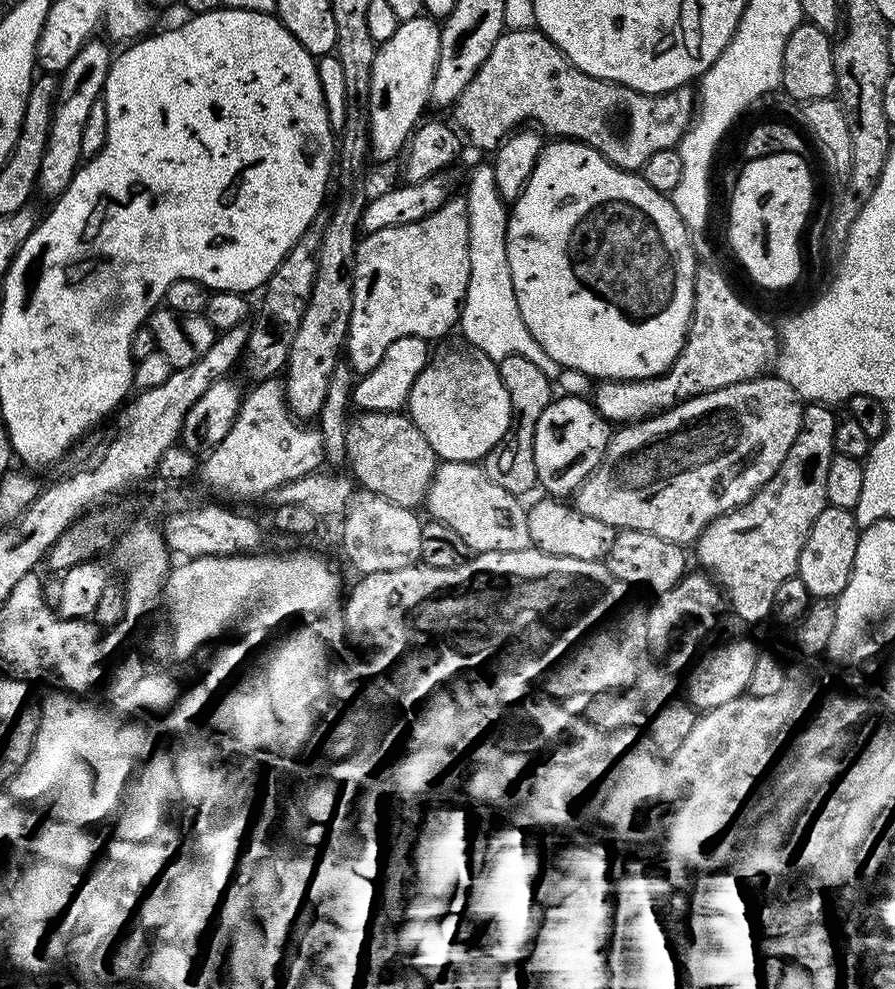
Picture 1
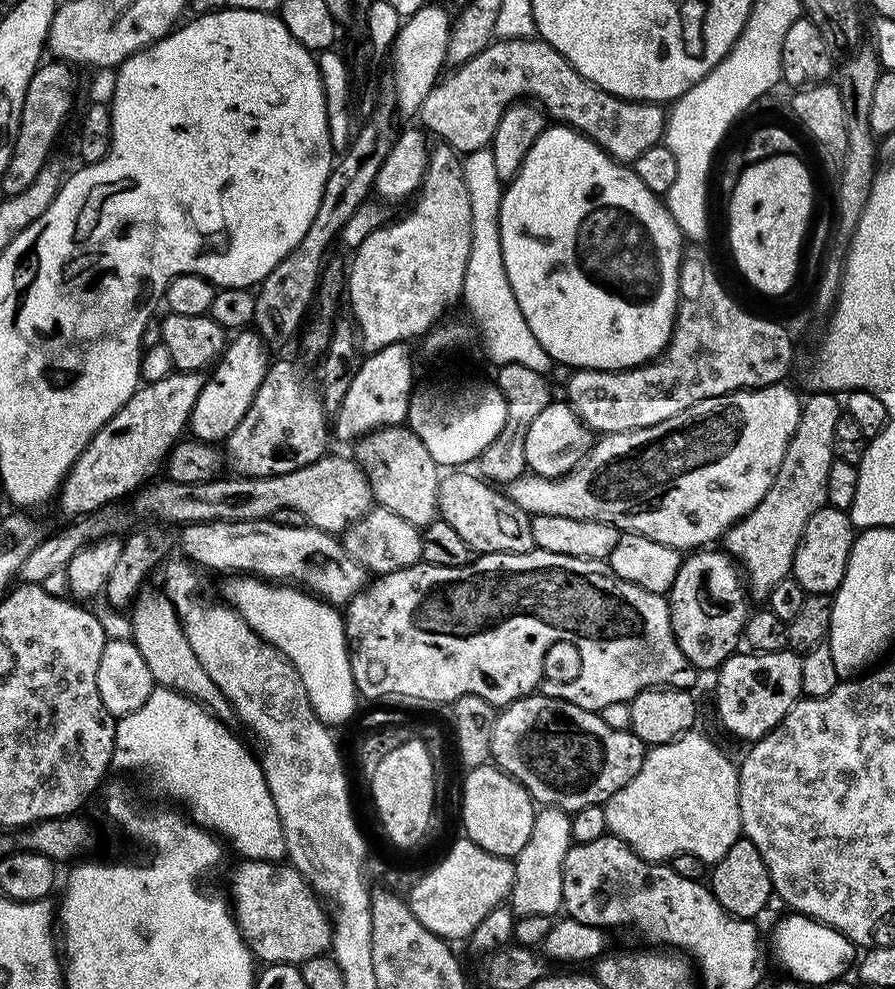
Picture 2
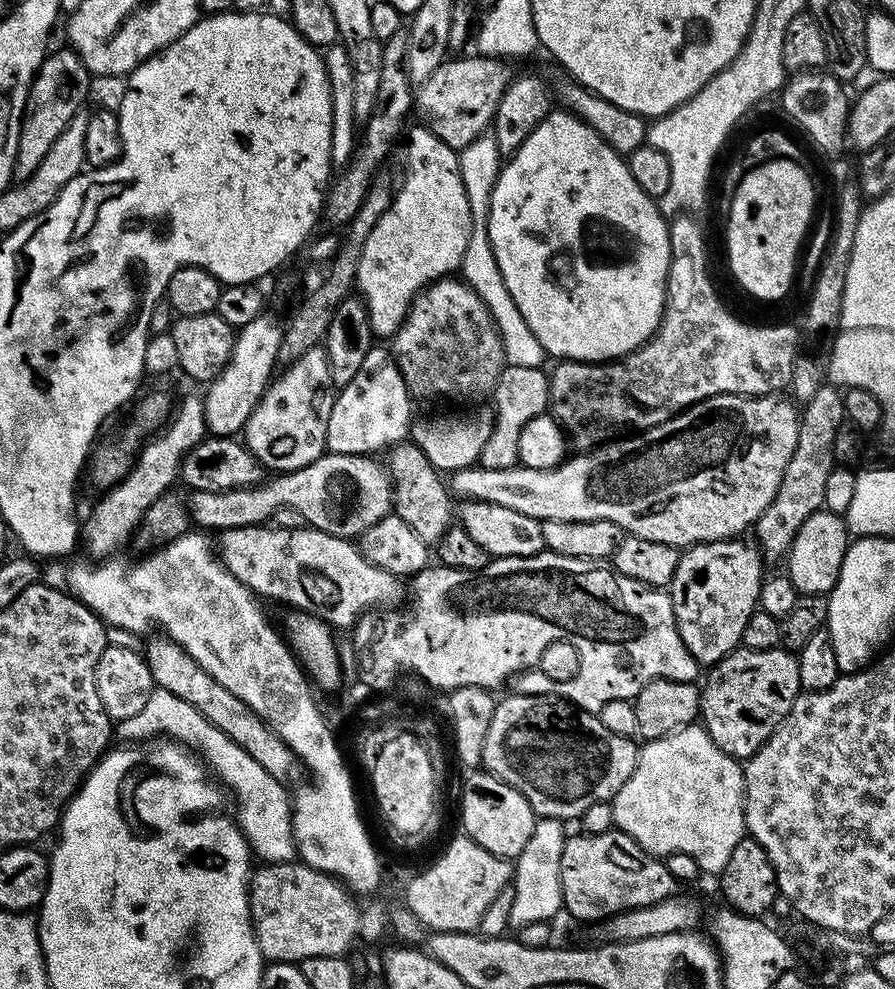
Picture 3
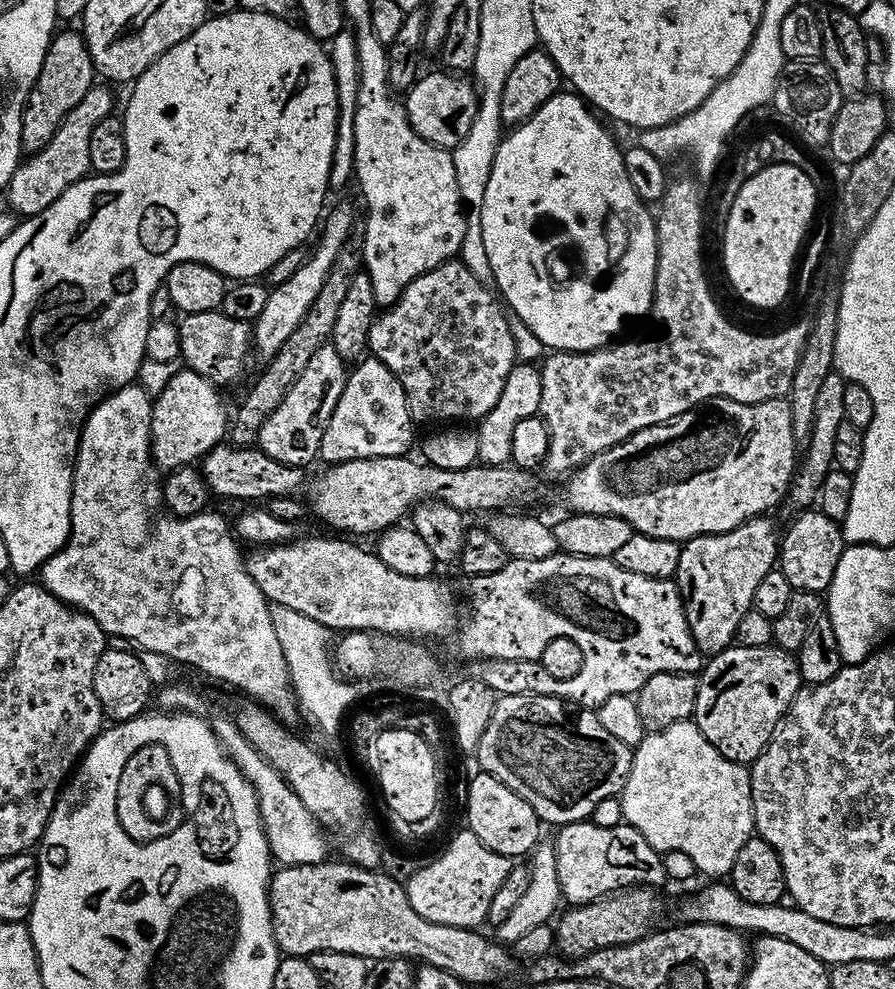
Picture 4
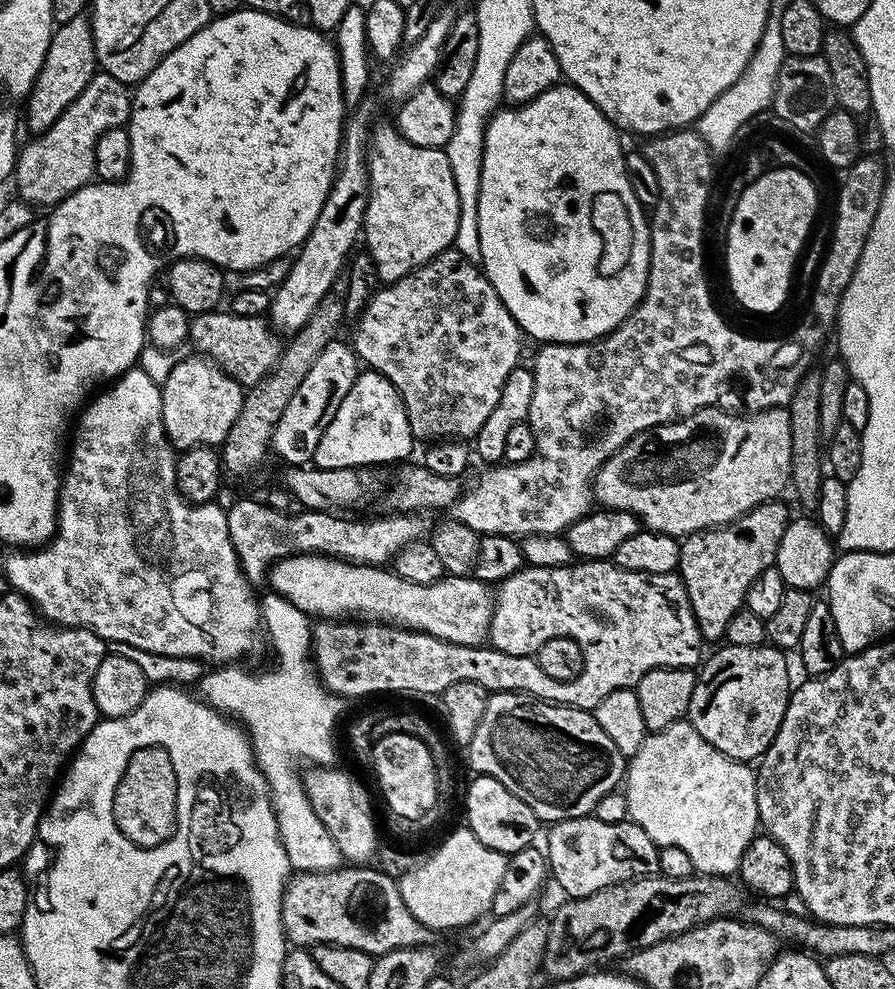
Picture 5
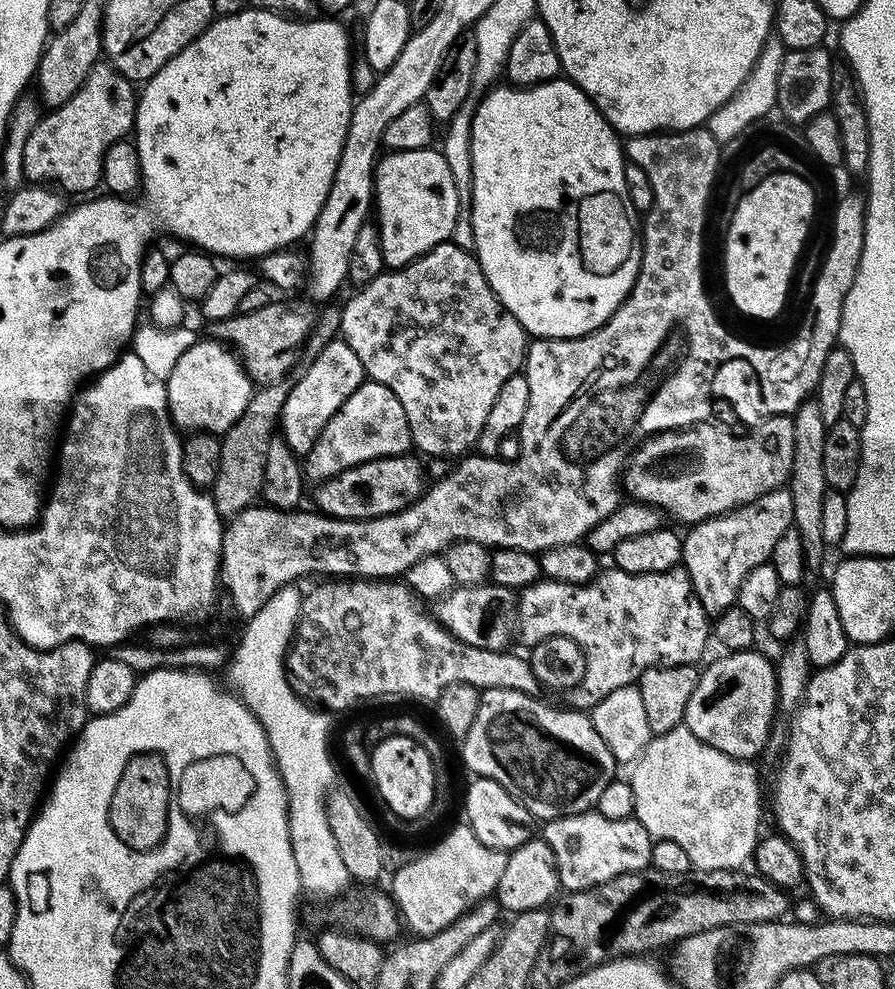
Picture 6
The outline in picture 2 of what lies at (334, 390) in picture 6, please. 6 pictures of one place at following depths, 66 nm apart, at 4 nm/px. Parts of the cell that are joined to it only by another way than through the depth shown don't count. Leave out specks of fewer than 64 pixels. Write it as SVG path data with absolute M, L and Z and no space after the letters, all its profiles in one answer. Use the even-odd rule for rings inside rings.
M280 360L271 365L265 380L258 388L257 396L246 411L245 417L238 423L226 441L226 460L237 468L240 476L277 476L298 470L302 466L314 463L325 455L330 440L330 416L324 411L324 402L319 391L307 388L303 384L304 376L288 360Z

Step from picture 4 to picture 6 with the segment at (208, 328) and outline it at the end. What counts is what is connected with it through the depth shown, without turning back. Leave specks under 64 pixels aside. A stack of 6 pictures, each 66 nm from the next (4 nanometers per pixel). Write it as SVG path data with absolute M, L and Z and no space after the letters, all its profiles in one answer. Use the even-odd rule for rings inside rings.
M270 302L262 306L262 310L240 312L225 320L211 321L210 336L221 344L227 344L239 356L253 385L277 384L289 375L288 371L295 366L296 359L301 359L304 341L316 325L316 317L317 313L308 308Z

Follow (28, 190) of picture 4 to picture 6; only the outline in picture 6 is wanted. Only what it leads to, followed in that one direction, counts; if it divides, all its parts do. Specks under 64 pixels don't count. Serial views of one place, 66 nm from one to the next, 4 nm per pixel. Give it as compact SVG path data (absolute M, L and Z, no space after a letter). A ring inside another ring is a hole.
M107 62L96 63L74 98L45 111L34 130L30 130L22 156L23 179L33 184L59 186L65 193L95 193L95 188L102 184L100 175L106 150L133 131L137 99L133 81Z

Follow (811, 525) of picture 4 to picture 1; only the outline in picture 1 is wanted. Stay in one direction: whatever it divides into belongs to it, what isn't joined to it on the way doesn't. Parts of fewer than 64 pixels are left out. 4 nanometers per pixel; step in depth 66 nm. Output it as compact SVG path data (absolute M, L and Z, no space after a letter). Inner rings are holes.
M828 505L815 519L811 534L803 544L797 568L797 576L805 583L807 592L813 599L835 599L845 589L857 553L859 533L855 513L842 510L841 507Z

